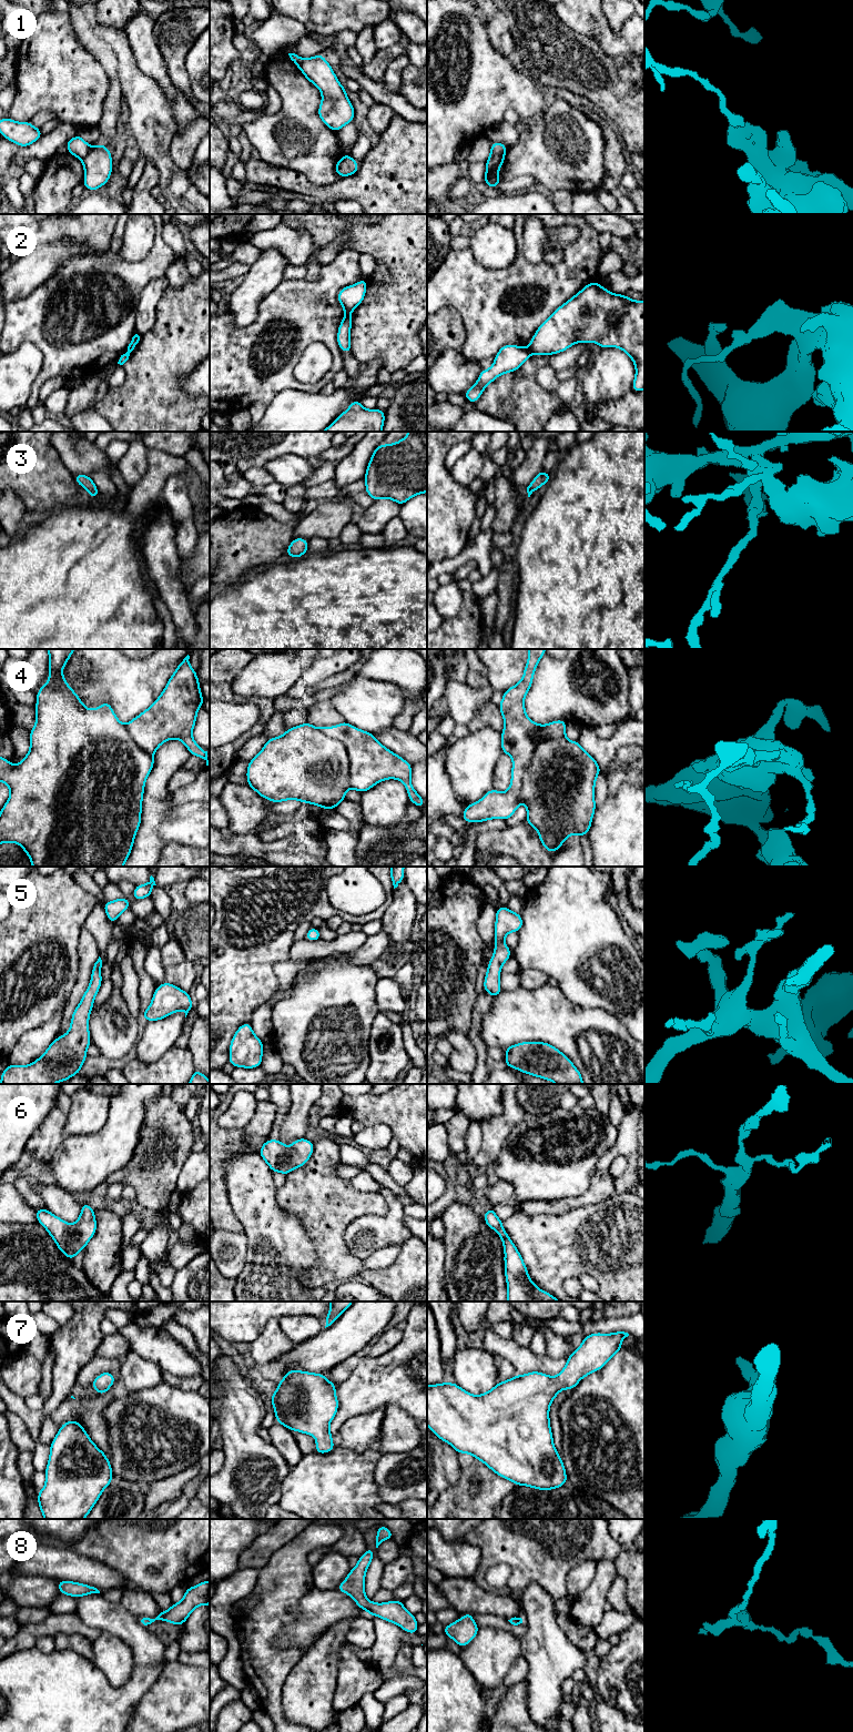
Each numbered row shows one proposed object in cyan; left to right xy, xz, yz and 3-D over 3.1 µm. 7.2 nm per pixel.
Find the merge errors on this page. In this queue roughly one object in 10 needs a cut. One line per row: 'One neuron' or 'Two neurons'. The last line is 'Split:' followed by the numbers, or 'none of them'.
1: Two neurons
2: Two neurons
3: One neuron
4: Two neurons
5: One neuron
6: One neuron
7: One neuron
8: One neuron
Split: 1, 2, 4

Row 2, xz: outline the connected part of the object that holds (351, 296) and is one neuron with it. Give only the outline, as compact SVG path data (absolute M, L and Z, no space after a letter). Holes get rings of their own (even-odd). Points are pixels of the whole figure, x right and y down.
M364 277L356 284L343 287L338 294L337 300L343 305L345 316L351 315L352 312L363 302L366 294L367 280Z

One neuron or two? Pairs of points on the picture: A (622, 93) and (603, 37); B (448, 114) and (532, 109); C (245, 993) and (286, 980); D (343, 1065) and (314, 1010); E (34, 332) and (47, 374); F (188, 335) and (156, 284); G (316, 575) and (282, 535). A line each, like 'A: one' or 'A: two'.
A: two
B: one
C: two
D: one
E: one
F: two
G: two

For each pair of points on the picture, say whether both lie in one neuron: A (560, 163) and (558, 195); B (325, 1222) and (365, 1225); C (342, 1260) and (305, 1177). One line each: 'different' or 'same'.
A: different
B: different
C: same

